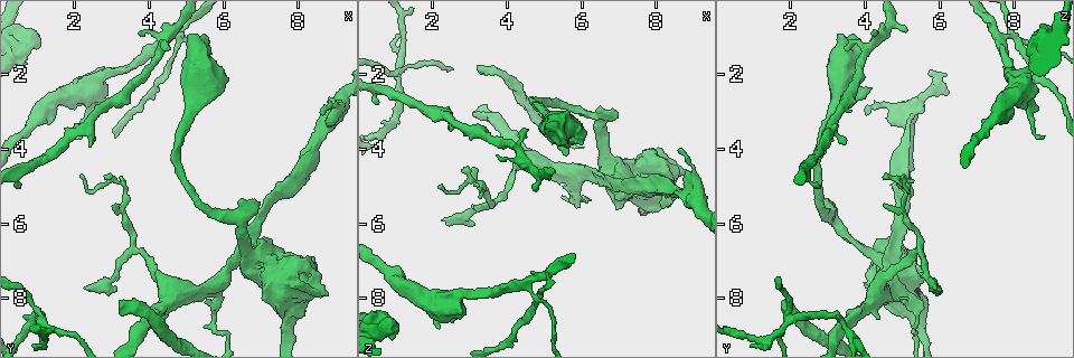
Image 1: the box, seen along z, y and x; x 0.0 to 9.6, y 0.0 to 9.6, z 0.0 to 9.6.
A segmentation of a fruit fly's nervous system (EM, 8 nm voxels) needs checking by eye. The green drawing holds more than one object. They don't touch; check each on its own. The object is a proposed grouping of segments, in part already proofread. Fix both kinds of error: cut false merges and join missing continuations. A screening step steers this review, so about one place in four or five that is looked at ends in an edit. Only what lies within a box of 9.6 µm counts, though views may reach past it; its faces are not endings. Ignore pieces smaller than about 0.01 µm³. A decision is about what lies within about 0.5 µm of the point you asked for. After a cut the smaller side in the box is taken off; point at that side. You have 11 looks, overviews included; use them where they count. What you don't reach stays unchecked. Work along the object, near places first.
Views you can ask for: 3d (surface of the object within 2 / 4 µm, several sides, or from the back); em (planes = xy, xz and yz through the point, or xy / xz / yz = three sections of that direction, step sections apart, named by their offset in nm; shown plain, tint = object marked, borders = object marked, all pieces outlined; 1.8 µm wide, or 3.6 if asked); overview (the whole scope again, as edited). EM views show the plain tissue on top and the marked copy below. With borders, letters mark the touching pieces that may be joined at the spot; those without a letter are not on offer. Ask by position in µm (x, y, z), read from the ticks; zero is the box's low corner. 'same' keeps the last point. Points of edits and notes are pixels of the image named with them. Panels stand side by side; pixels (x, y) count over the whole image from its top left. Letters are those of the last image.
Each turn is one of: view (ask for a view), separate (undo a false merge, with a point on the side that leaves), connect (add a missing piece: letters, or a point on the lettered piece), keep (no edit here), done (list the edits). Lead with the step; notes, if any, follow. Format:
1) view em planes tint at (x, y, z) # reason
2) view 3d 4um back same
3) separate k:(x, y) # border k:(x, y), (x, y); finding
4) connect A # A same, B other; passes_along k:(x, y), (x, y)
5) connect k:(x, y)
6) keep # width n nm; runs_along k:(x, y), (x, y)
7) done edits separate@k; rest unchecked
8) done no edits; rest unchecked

view em xy step 4 tint at (4.80, 1.00, 8.00) # two arms at a narrow angle

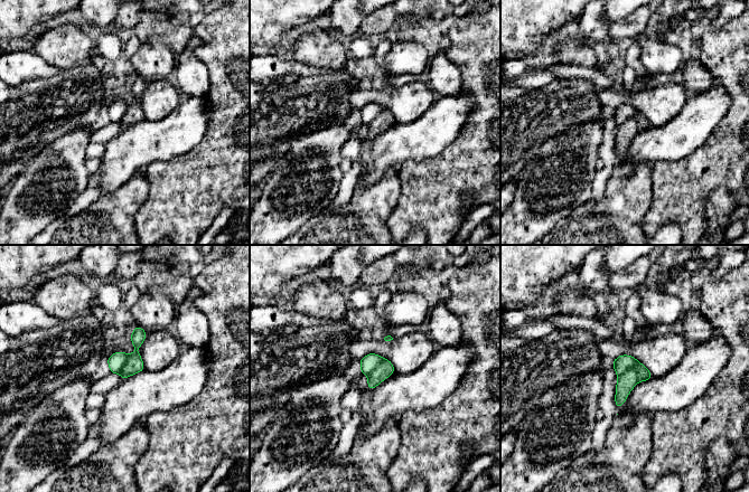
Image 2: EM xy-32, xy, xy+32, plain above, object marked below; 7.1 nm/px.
view em xy step 4 borders same # what lies round it

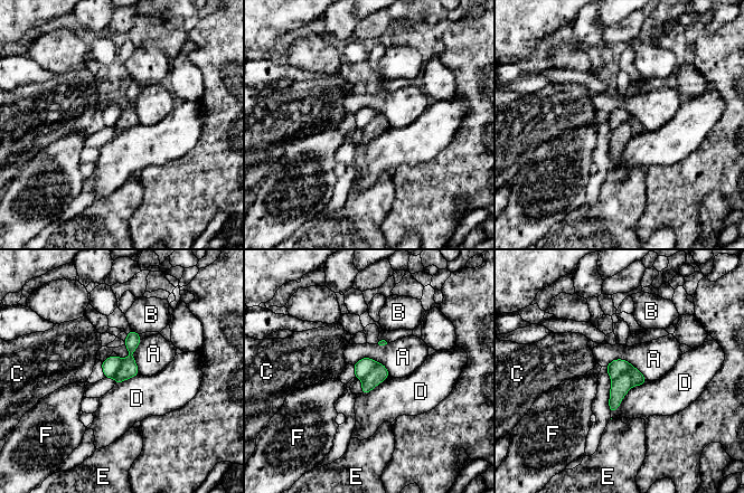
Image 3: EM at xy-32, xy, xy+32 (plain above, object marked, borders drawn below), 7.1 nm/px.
separate 3:(620, 386) # longest_contact D 360 nm; A other, B other, C other, D other, E other, F other; part_leaving 3:(133, 334), (129, 368), (118, 379); two cells meet here

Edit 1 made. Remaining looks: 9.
view overview

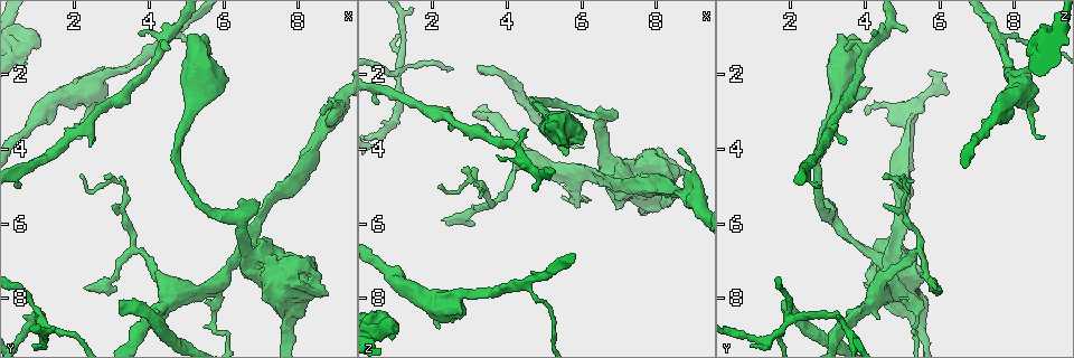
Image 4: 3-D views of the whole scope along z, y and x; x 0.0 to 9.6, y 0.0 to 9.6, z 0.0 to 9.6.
view em planes borders at (5.00, 3.20, 2.90) # calibre changes

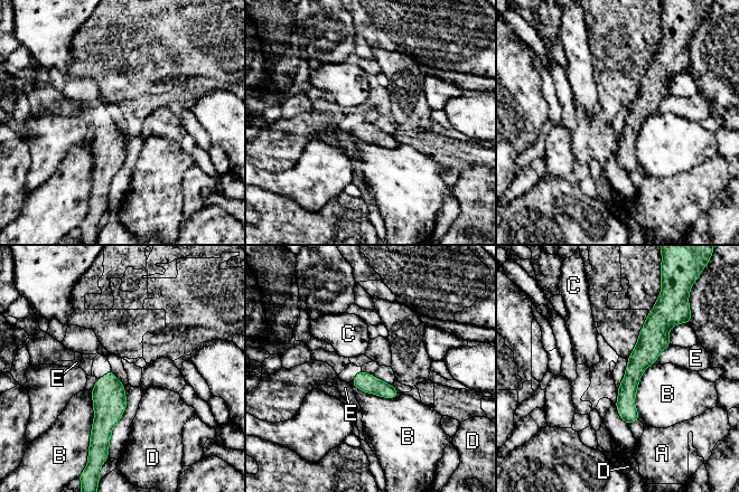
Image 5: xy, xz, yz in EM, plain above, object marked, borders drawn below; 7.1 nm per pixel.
keep # width 140 nm; A other, B other, C other, D other, E other; border 5:(653, 363), (636, 391), (638, 417); all the same cell

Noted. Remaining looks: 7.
view em xz step 8 borders at (2.50, 3.85, 3.45) # an open end

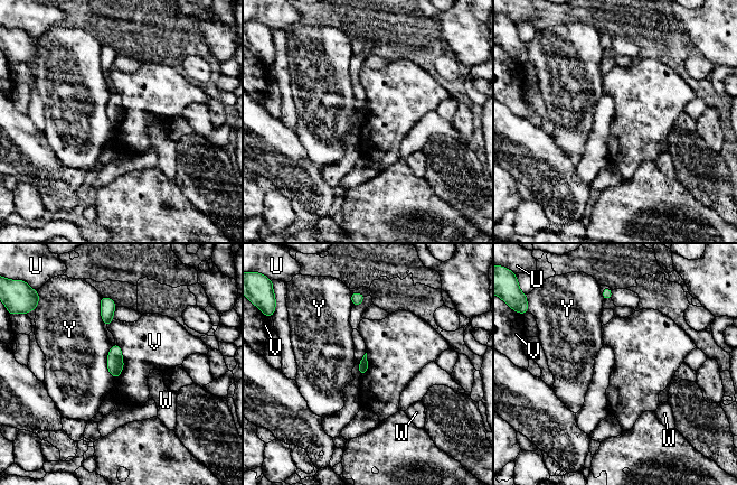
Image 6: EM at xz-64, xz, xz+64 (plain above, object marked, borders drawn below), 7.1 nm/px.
keep # U other, V other, W other, Y other; border 6:(115, 343), (123, 363), (116, 379); no lettered piece goes on from it

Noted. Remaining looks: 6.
view 3d 4um at (1.10, 8.45, 2.00) # abrupt turn

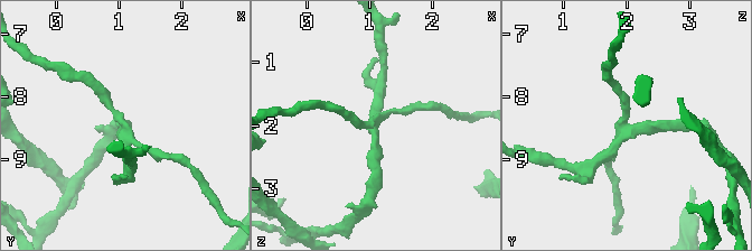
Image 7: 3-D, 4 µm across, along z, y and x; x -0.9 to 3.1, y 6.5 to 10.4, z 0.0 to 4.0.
view em yz step 4 tint at (1.10, 8.50, 2.05) # arms 4

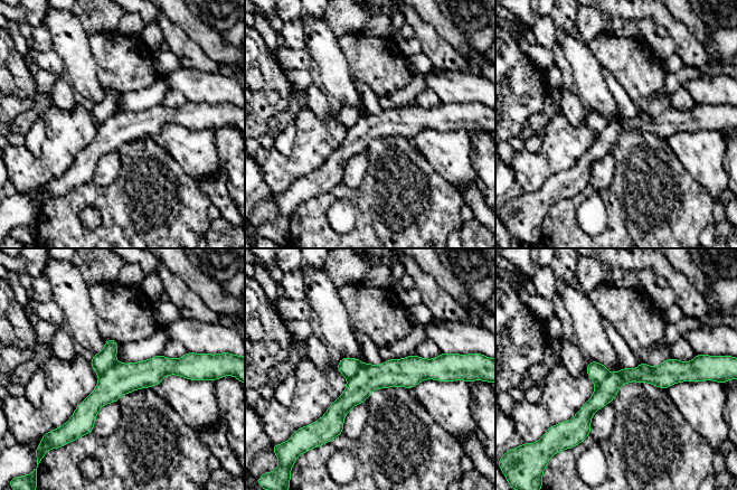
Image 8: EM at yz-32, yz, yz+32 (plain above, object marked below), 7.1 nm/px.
view em planes borders same # another direction

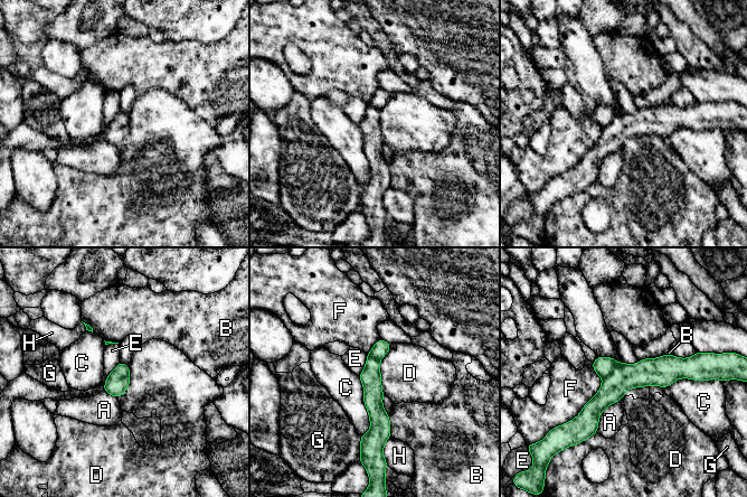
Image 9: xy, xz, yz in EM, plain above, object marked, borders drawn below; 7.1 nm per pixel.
separate 9:(645, 373) # A other, B other, C other, D other, E other, F other, G other, H other; part_leaving 9:(692, 367), (625, 376), (578, 420); two cells meet here

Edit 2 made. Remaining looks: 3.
view overview # redraw

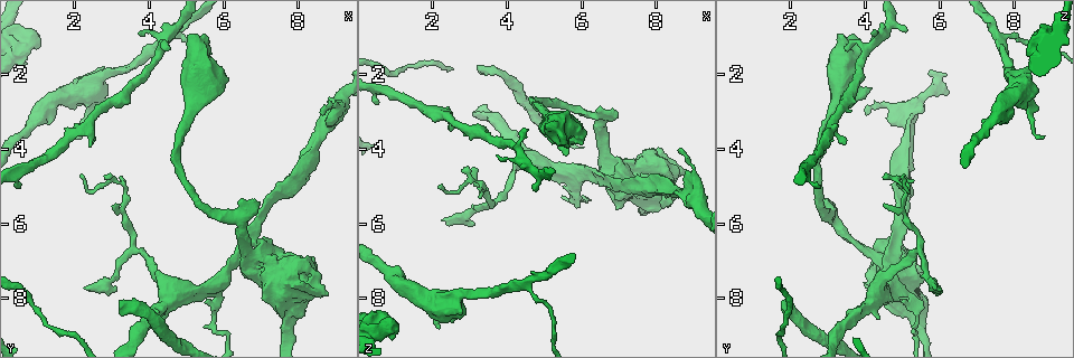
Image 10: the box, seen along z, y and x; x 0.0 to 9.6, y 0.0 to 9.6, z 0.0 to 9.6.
view em planes borders at (3.65, 0.90, 4.10)

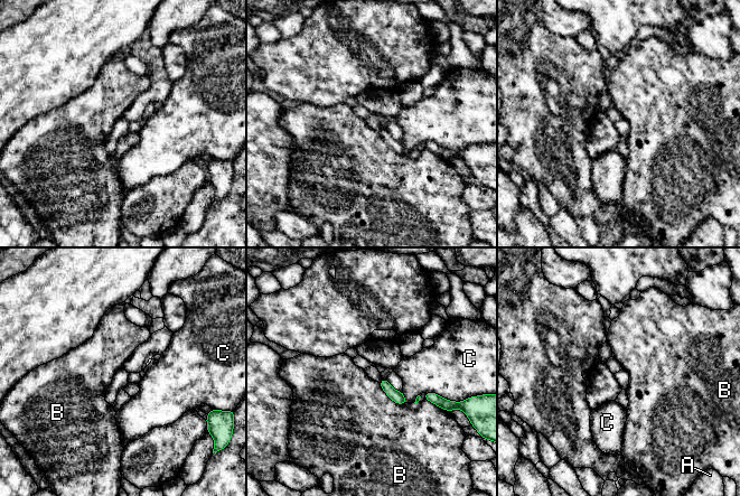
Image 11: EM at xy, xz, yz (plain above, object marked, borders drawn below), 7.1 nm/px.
keep # A other, B other, C other; border 11:(378, 383), (395, 402), (406, 403); none of them fits

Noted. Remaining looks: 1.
done edits separate@3, separate@9; rest unchecked

